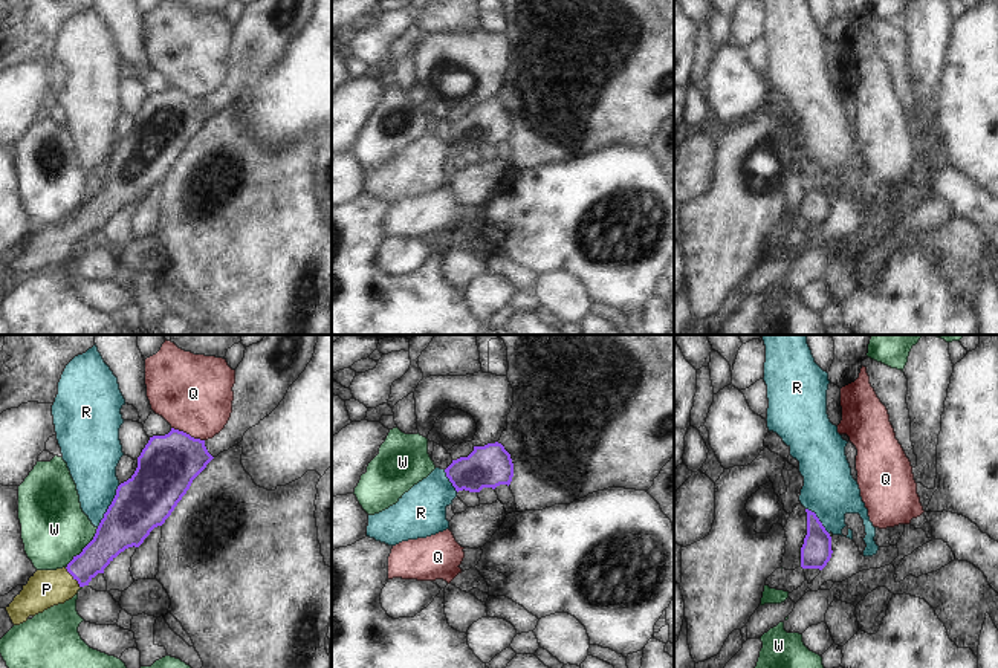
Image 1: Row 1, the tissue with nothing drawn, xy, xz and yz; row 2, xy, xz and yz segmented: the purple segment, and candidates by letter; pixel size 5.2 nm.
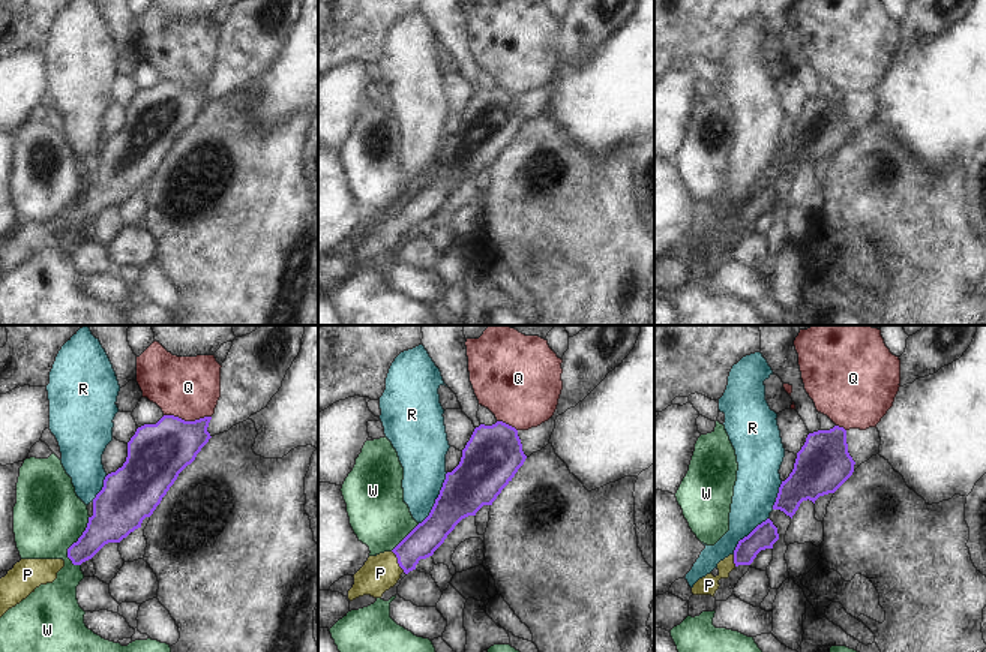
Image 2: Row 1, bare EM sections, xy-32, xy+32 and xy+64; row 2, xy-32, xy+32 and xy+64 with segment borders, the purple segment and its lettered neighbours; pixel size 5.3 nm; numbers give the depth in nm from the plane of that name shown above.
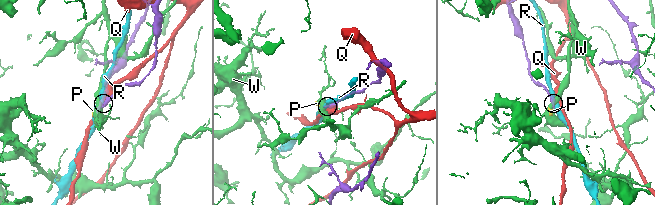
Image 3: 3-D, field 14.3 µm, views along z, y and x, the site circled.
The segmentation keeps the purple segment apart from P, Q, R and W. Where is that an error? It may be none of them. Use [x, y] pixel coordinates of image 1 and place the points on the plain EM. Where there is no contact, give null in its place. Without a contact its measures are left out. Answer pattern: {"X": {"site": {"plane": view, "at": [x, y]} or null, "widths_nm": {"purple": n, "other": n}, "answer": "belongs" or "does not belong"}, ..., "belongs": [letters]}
{"P": {"site": {"plane": "xy", "at": [74, 236]}, "widths_nm": {"purple": 160, "other": 190}, "answer": "belongs"}, "Q": {"site": {"plane": "xy", "at": [188, 92]}, "widths_nm": {"purple": 300, "other": 400}, "answer": "does not belong"}, "R": {"site": {"plane": "xy", "at": [109, 164]}, "widths_nm": {"purple": 300, "other": 260}, "answer": "does not belong"}, "W": {"site": {"plane": "xy", "at": [84, 205]}, "widths_nm": {"purple": 240, "other": 360}, "answer": "does not belong"}, "belongs": ["P"]}

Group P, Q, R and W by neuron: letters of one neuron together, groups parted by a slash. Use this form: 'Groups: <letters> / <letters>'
Groups: P / Q / R / W

